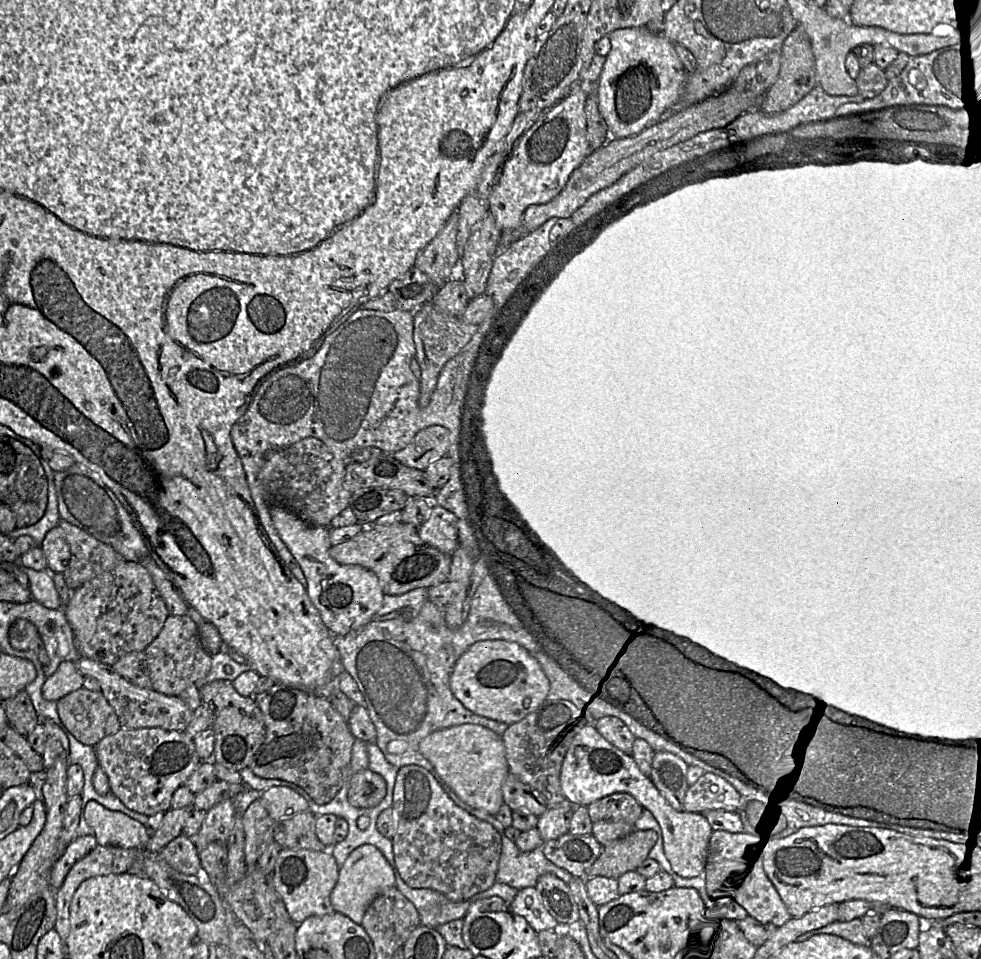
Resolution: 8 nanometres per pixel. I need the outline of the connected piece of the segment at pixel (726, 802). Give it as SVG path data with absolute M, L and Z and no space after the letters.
M704 773L690 785L683 802L683 810L703 814L711 810L737 812L740 795L722 777Z

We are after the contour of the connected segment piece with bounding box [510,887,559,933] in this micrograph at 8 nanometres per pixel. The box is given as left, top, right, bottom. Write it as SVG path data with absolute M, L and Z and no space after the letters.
M535 887L518 890L510 903L511 910L524 917L538 933L543 930L554 930L559 926L556 919L545 908L540 893Z

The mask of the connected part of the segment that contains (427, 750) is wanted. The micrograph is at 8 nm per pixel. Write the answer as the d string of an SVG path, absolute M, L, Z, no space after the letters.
M462 724L432 732L420 741L419 751L463 802L492 816L497 814L504 804L502 785L510 773L501 735L480 725Z

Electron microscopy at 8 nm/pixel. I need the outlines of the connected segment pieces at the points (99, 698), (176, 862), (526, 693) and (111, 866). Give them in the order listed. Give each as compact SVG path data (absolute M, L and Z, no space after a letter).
M82 687L59 699L56 704L63 727L85 745L96 746L103 738L117 733L122 728L115 710L101 691Z
M179 835L173 839L156 856L165 860L178 872L186 875L203 875L199 850L185 835Z
M485 640L474 643L458 658L450 675L450 690L474 714L511 725L547 698L549 682L536 659L519 644Z
M98 845L91 850L84 858L76 862L68 872L64 879L63 884L55 891L55 906L56 906L56 922L54 929L60 936L61 940L65 943L66 938L70 932L69 921L69 908L74 893L80 884L92 877L99 877L110 874L125 874L128 873L130 868L138 861L143 861L149 852L141 848L122 848L118 846Z

